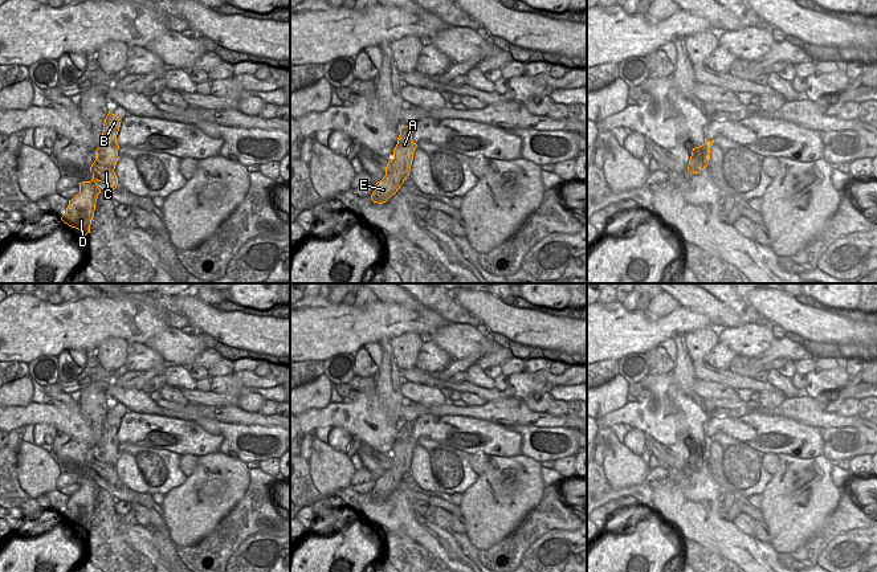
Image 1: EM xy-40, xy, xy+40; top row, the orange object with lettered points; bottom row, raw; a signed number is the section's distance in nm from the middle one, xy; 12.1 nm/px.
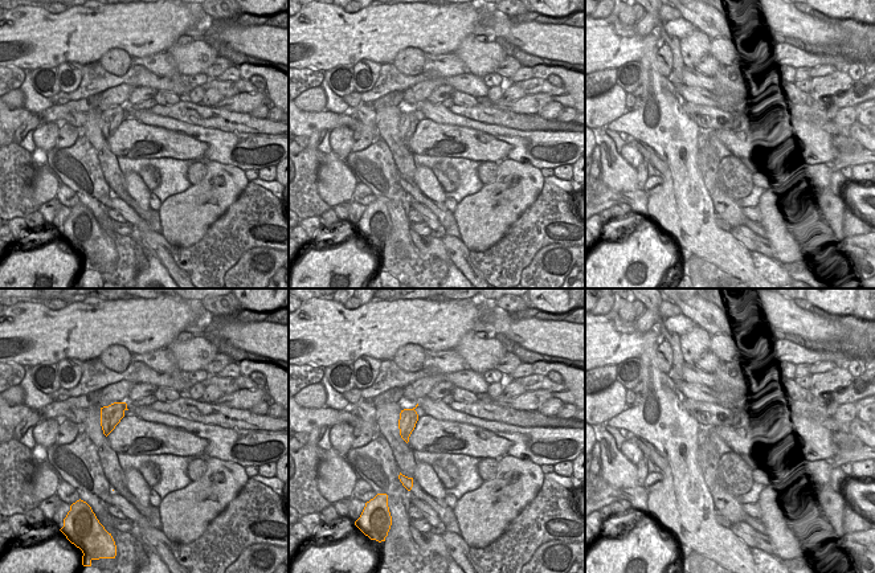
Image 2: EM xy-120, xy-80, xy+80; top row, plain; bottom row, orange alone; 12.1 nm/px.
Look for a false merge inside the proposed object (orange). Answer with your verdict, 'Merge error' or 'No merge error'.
No merge error

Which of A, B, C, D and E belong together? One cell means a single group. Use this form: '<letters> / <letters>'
A B C D E

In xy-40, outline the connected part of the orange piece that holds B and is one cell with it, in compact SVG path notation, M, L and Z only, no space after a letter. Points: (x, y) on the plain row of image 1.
M109 408L105 420L99 444L95 448L97 455L90 463L93 475L79 481L79 490L69 497L66 510L61 516L72 524L78 526L85 532L90 530L91 516L94 514L95 499L101 486L97 477L107 479L113 486L118 482L118 474L114 469L118 458L119 441L117 432L121 424L121 416Z

